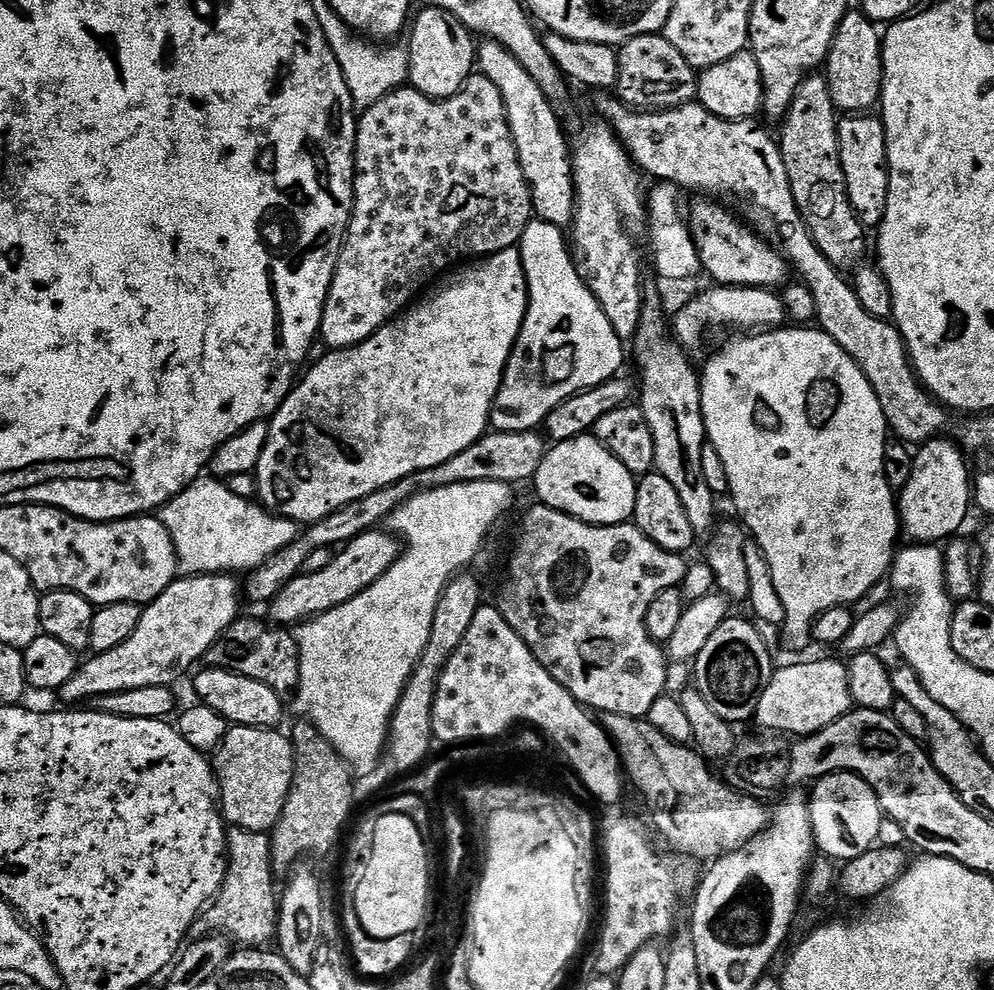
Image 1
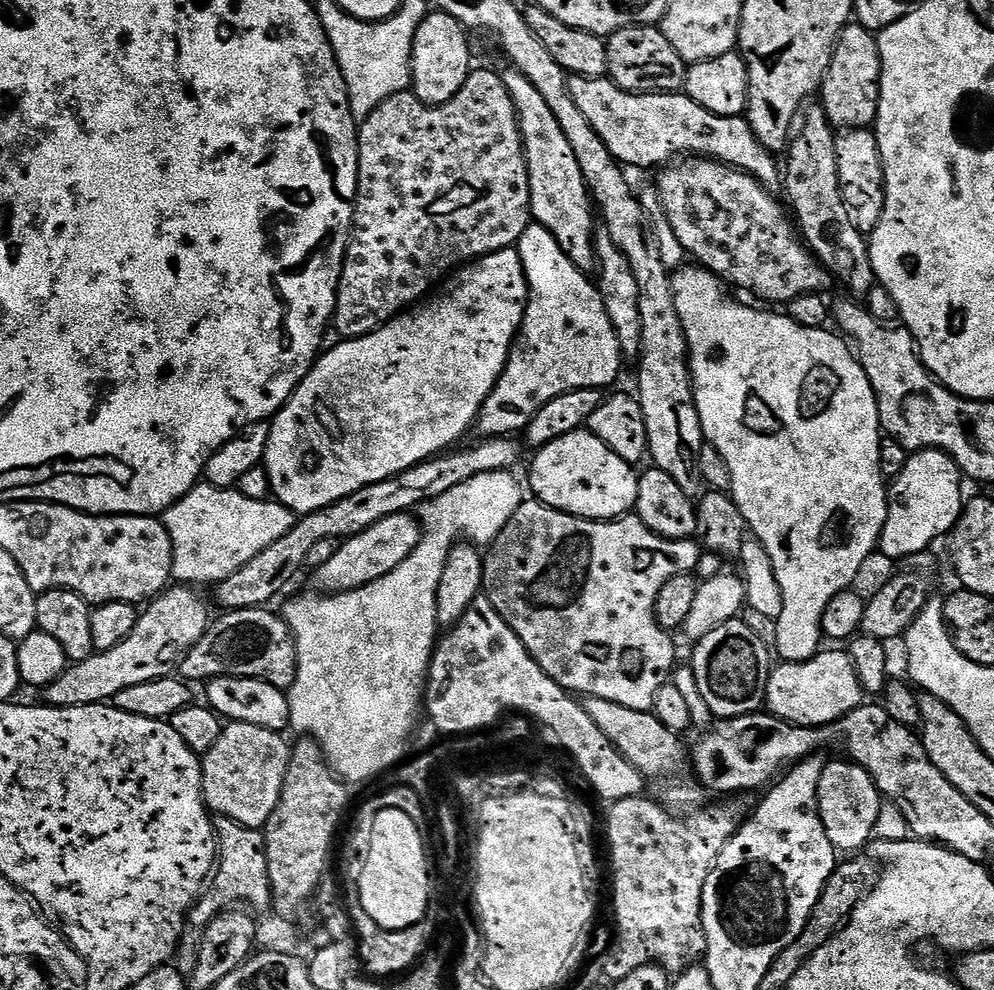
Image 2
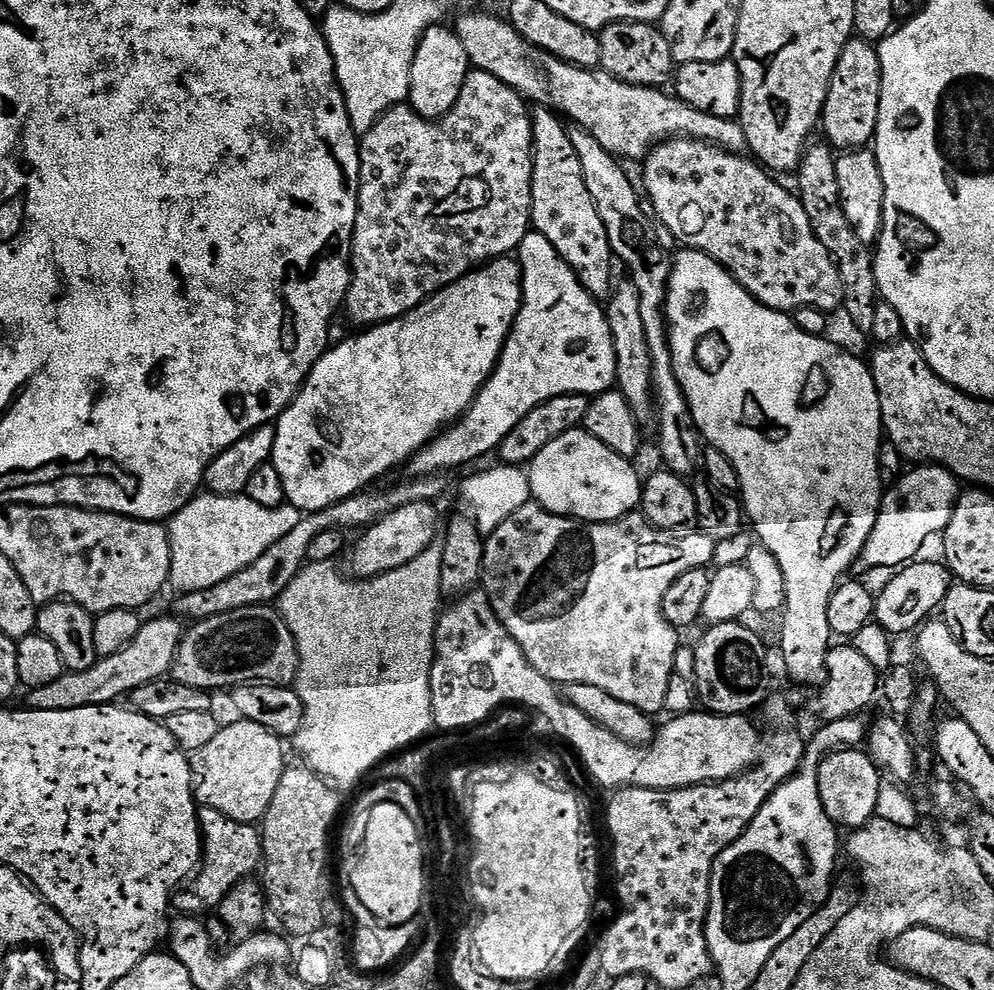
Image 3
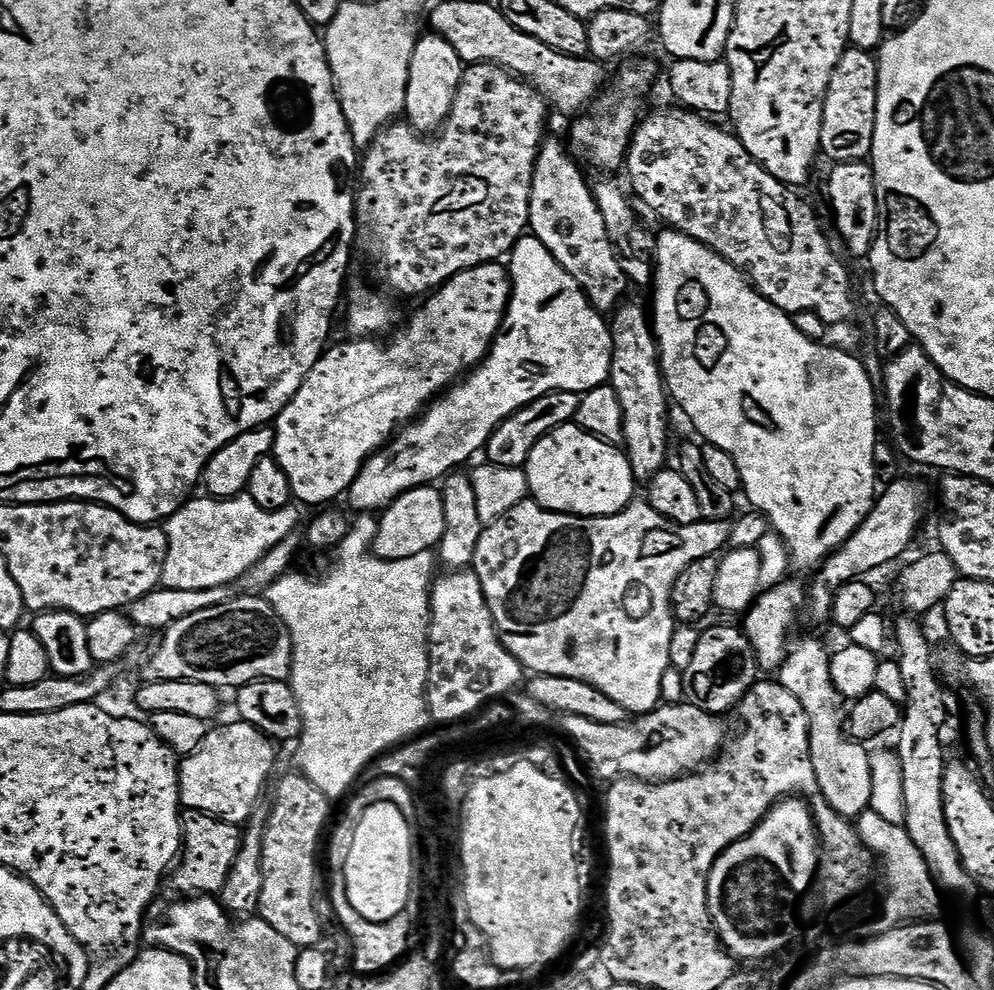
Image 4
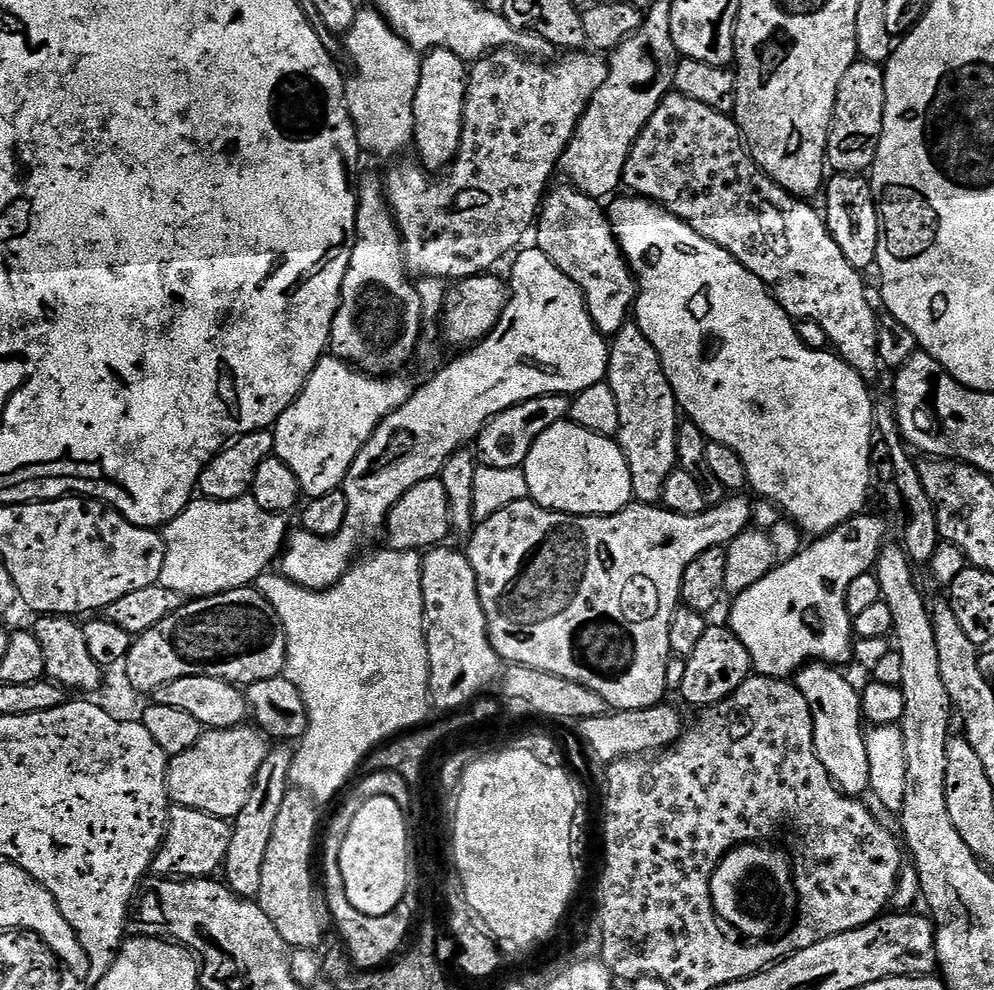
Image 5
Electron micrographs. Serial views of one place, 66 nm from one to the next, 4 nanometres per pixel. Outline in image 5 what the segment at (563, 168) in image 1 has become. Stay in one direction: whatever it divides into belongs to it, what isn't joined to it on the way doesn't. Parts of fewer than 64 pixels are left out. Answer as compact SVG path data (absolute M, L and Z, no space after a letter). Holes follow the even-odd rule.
M575 186L567 187L553 187L545 195L534 224L534 244L578 286L597 330L614 334L629 323L638 295L636 277L628 267L601 201L593 200Z

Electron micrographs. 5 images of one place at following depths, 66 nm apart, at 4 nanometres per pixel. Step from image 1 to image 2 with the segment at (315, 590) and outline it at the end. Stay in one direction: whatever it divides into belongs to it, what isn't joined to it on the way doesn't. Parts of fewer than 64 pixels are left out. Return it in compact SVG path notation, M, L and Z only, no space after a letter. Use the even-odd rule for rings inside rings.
M406 512L382 518L382 522L374 522L374 526L362 530L362 534L350 536L343 541L338 554L334 554L334 558L330 558L326 566L315 569L316 584L320 587L317 589L328 594L353 592L390 574L390 570L402 566L402 562L406 562L406 558L414 554L414 550L420 544L421 535L422 525L419 519Z

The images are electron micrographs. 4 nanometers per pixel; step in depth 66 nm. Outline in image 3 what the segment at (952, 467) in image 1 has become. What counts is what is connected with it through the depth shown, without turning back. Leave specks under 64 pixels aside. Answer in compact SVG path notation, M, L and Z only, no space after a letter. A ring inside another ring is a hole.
M931 462L909 467L889 488L892 489L889 492L887 489L880 501L874 530L870 530L870 536L866 538L862 553L862 563L864 562L865 569L888 567L896 570L915 561L925 537L934 532L946 530L954 514L956 497L962 491L957 477L953 476L948 469L943 468L941 464Z

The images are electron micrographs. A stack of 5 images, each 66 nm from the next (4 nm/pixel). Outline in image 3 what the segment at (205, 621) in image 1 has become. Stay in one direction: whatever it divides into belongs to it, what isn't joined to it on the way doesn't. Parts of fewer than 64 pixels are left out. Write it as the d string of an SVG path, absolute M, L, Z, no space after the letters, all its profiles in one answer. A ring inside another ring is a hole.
M160 616L157 620L141 623L134 642L130 642L118 654L102 656L94 666L81 672L65 670L54 682L46 682L46 686L38 686L27 693L27 707L32 710L74 710L82 706L98 706L112 704L119 696L127 697L138 686L151 680L167 677L172 671L172 663L176 659L176 650L182 635L181 621L171 620L168 616Z

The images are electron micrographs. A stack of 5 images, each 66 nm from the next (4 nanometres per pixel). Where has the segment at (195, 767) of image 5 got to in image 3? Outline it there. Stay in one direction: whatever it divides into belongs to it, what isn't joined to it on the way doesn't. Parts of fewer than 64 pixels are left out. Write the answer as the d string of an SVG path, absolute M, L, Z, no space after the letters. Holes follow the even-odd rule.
M239 718L233 721L221 726L202 750L191 753L194 795L197 805L218 810L243 824L256 824L263 821L284 773L285 741L266 730L266 726Z

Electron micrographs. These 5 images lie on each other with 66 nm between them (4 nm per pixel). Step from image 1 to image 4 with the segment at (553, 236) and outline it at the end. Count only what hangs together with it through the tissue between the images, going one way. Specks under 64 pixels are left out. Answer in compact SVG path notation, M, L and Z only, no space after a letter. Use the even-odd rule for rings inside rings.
M531 234L521 236L520 241L512 247L511 260L512 301L508 303L504 325L500 327L488 356L459 383L433 400L419 419L407 425L395 439L367 460L350 489L352 504L358 511L379 513L402 494L424 484L435 485L443 481L448 473L463 469L464 463L475 452L483 453L487 449L488 439L503 420L513 416L519 408L533 404L538 398L551 392L583 394L591 388L609 383L612 374L612 329L609 321L589 302L583 288L574 282L574 278L570 278L570 274L566 274L554 254L542 246L539 238Z

